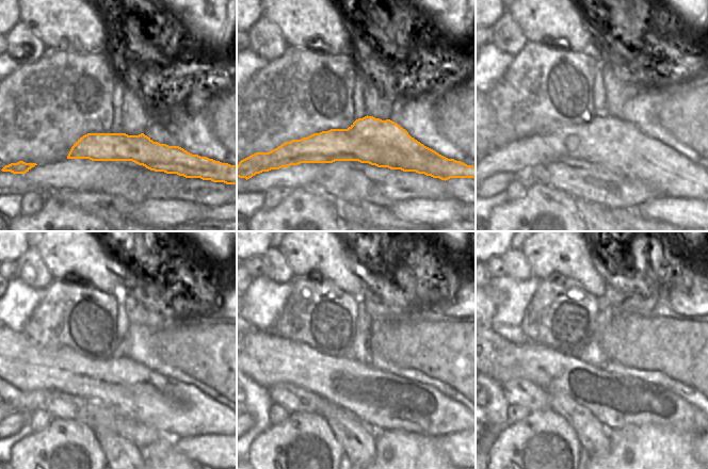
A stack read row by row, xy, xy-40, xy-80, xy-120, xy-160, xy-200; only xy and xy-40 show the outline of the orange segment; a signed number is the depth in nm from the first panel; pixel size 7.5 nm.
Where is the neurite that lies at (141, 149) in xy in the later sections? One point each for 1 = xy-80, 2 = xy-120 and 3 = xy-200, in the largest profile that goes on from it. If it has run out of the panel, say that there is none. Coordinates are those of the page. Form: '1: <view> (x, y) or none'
1: xy-80 (551, 148)
2: xy-120 (108, 389)
3: xy-200 (584, 389)

